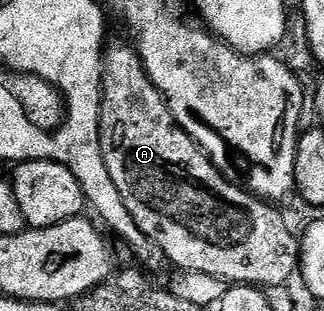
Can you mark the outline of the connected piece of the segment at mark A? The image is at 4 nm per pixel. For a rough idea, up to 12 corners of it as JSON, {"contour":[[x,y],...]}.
{"contour":[[101,64],[101,155],[177,270],[286,285],[299,242],[169,111]]}

